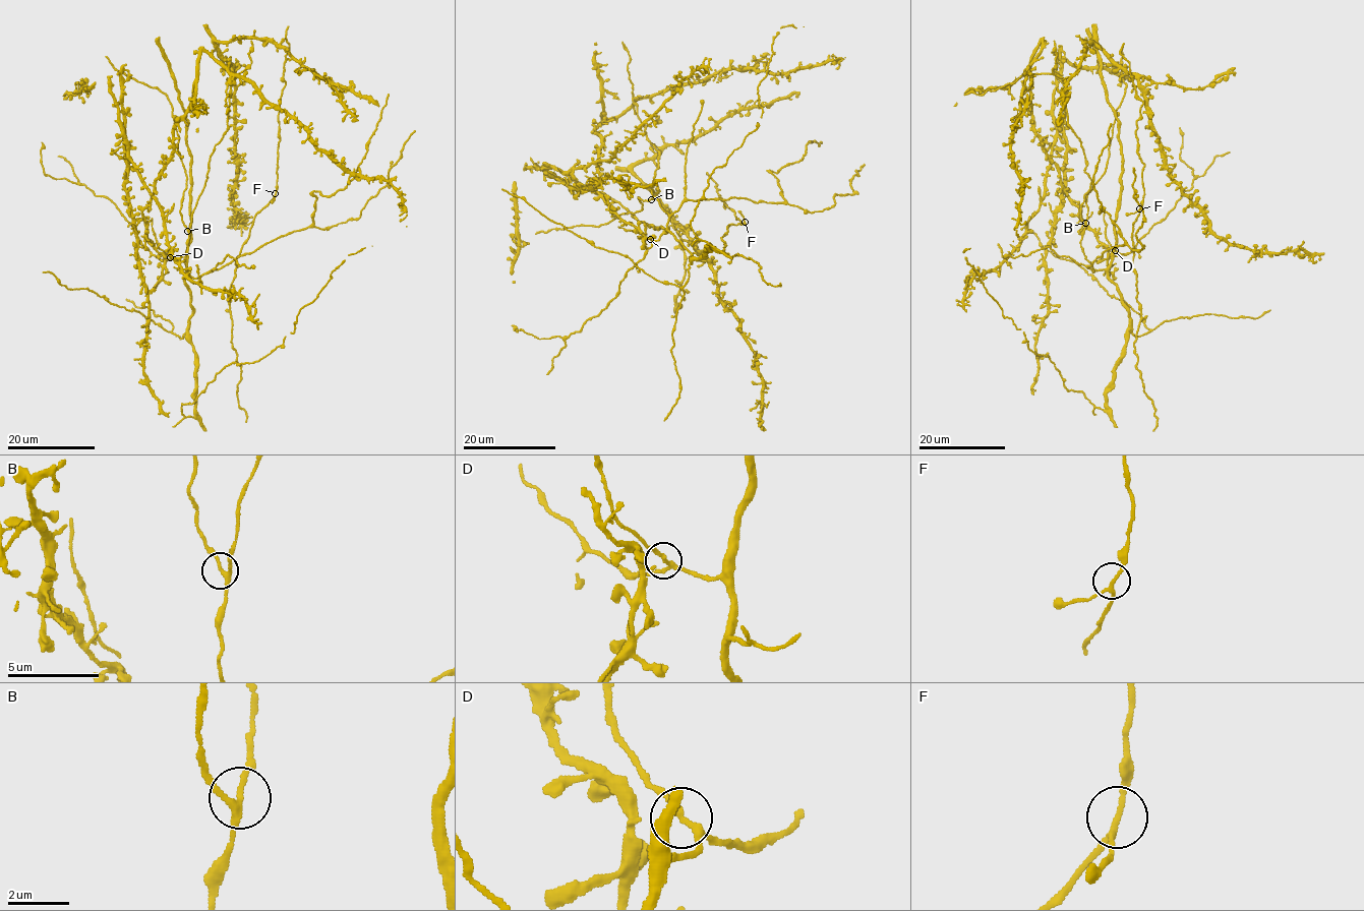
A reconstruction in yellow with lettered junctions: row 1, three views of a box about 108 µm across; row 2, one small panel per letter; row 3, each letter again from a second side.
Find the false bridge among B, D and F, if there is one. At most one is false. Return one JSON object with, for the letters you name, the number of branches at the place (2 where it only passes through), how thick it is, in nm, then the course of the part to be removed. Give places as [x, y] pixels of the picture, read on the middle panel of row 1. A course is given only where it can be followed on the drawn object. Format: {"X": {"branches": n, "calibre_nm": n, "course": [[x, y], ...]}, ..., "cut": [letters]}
{"cut": []}

